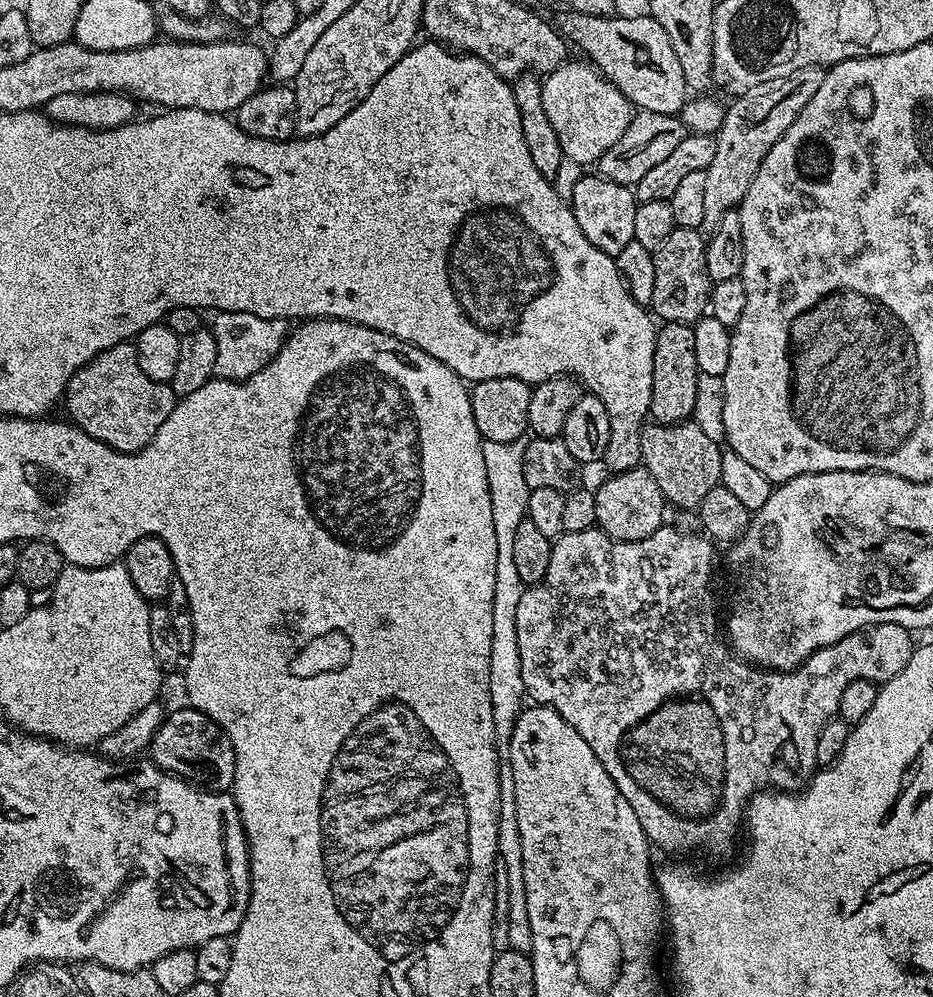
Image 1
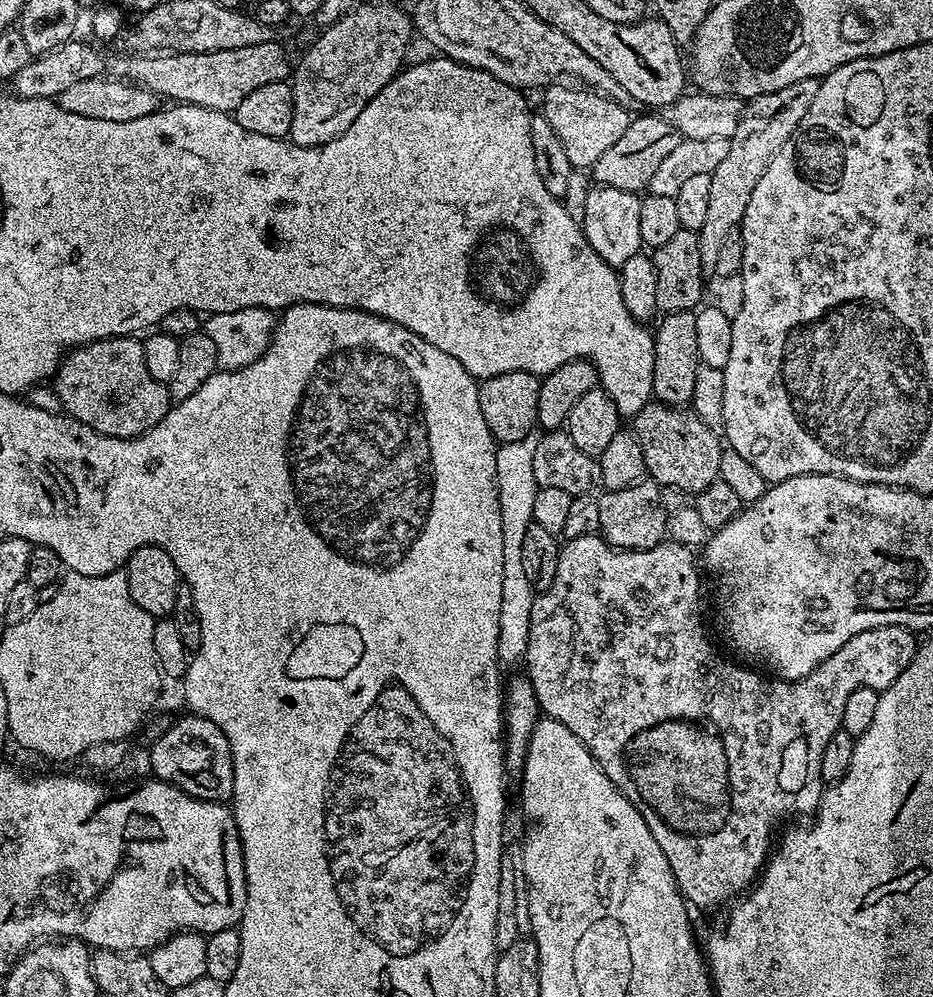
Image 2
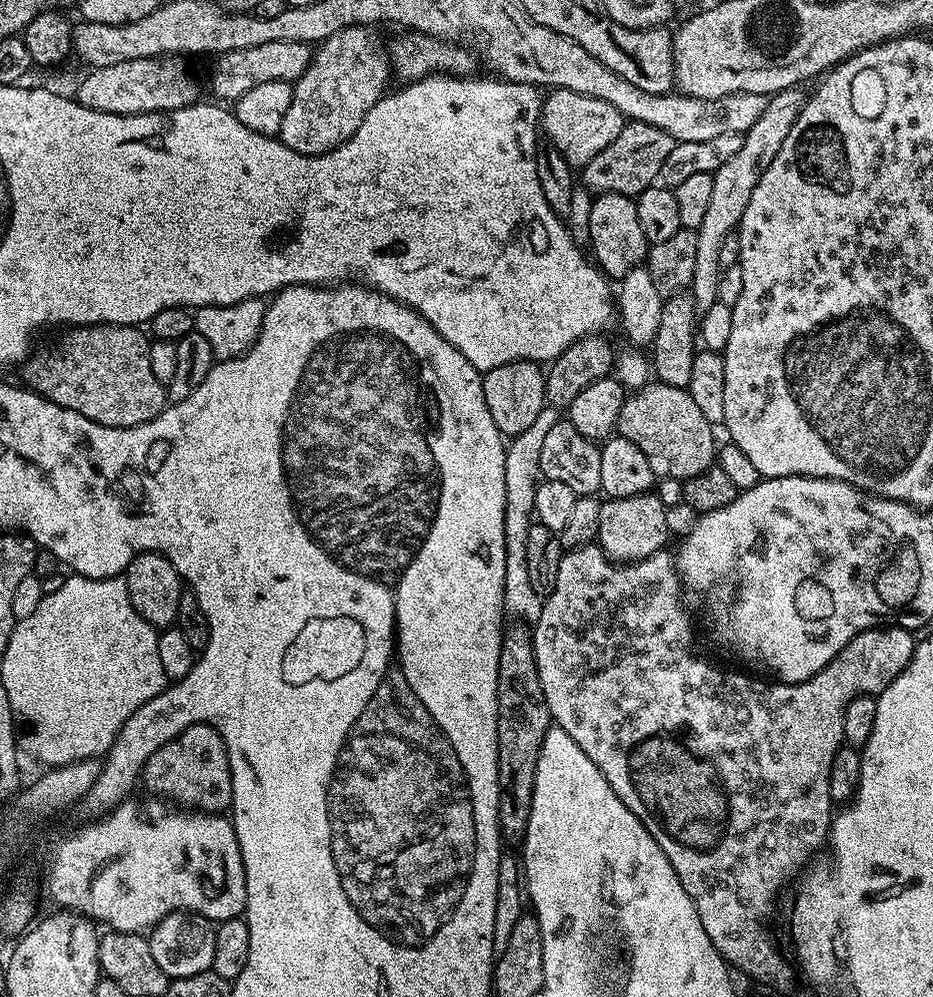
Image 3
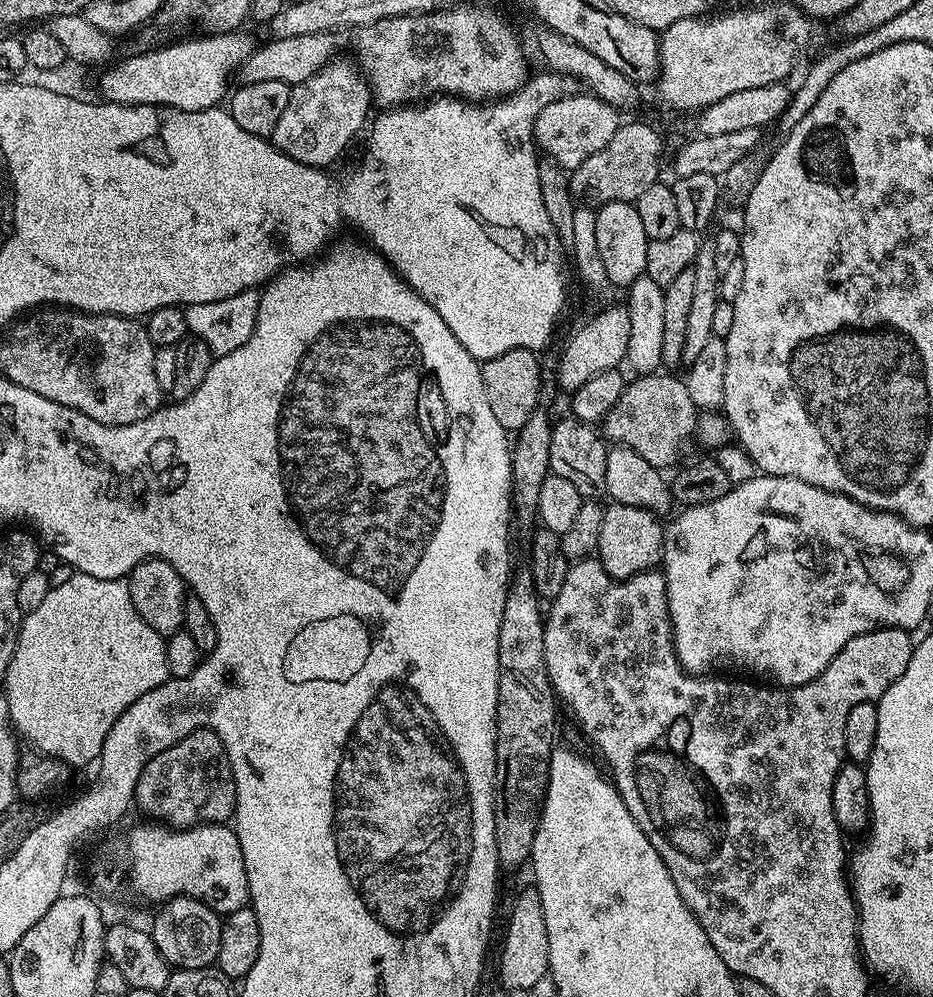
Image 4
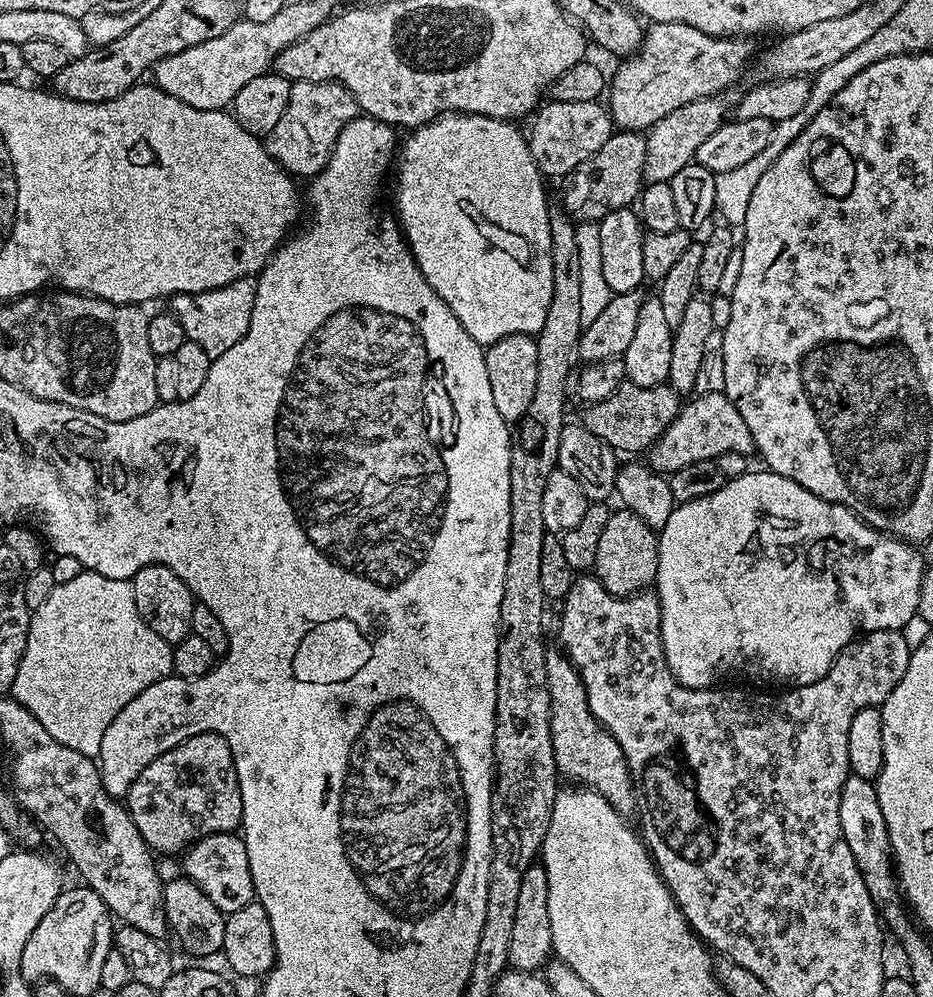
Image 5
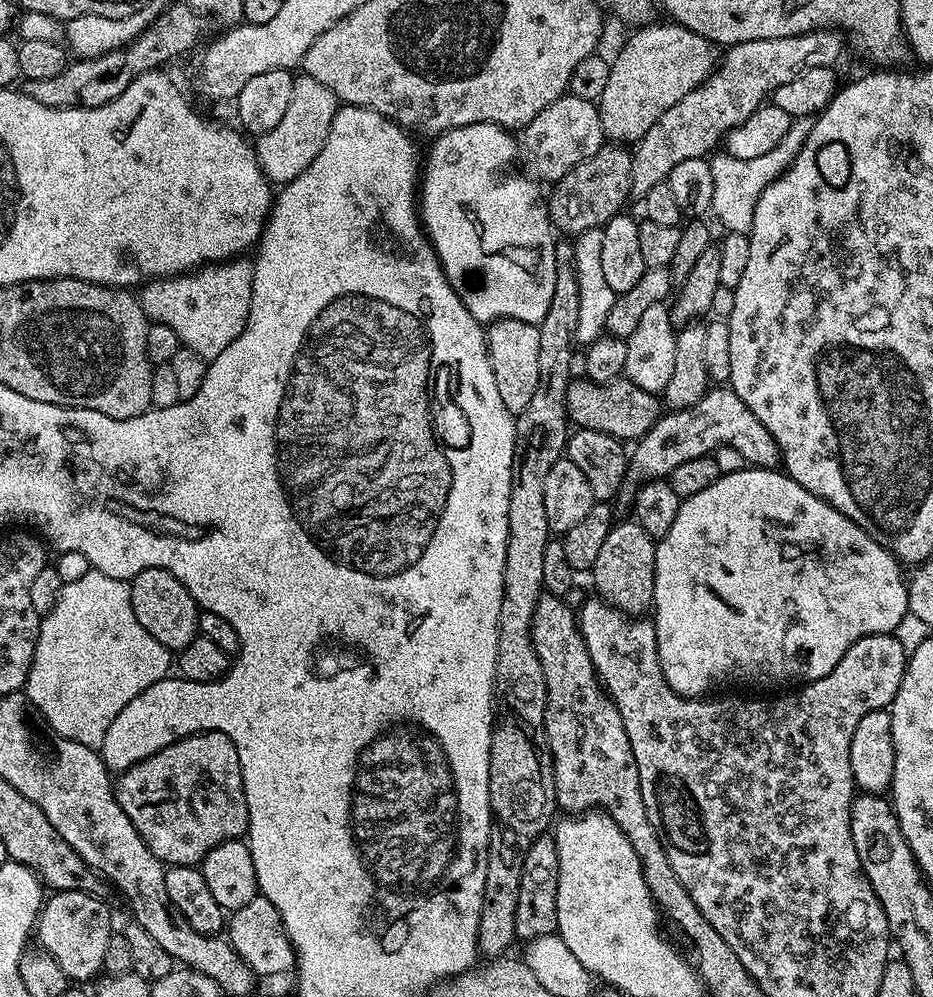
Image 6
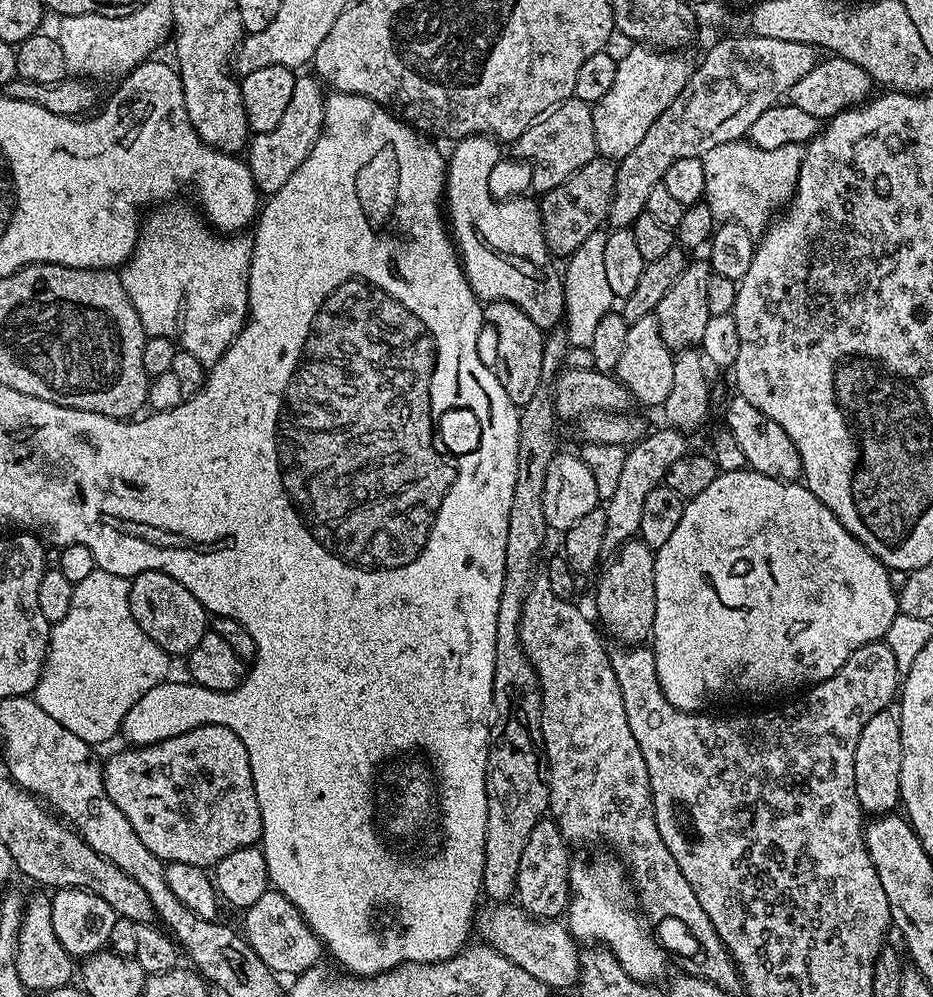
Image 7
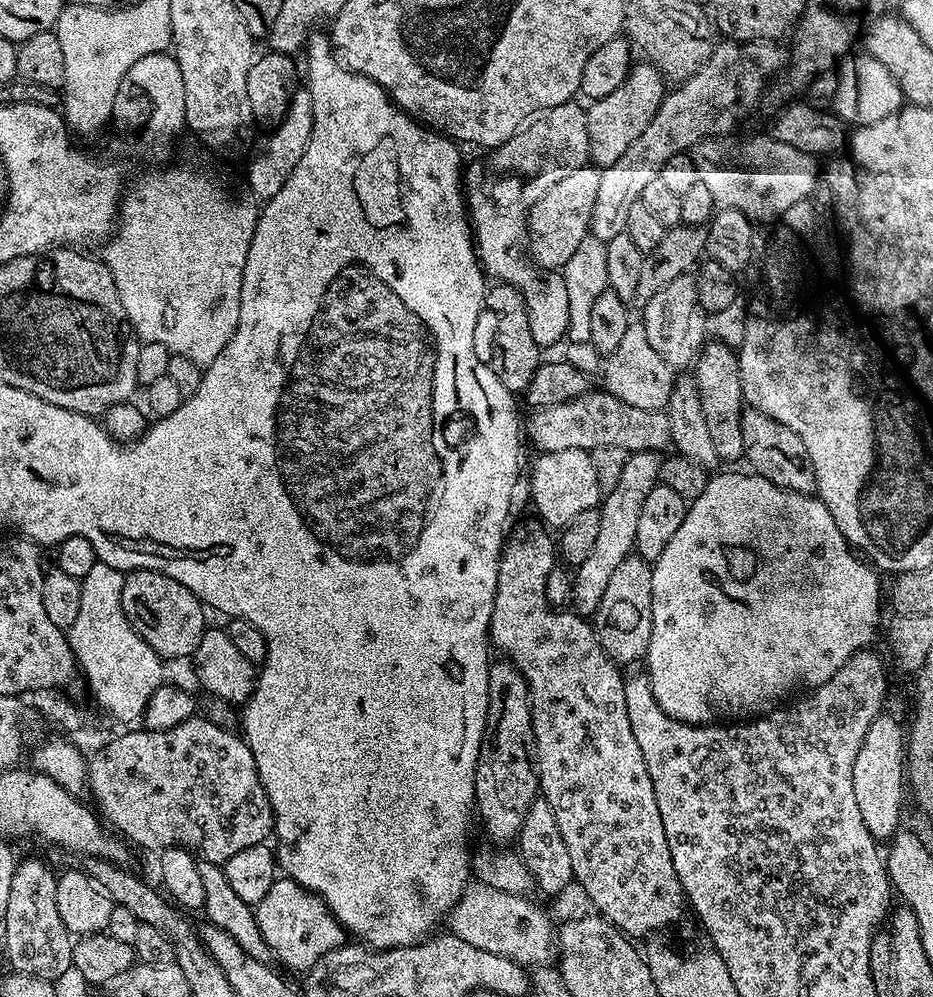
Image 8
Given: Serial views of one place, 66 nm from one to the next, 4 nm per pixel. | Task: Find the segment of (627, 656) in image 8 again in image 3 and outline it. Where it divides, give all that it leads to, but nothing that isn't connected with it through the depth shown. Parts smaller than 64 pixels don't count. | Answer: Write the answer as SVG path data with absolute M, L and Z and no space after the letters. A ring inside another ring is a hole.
M655 491L634 494L630 498L608 498L598 510L596 540L604 555L621 564L645 560L661 551L668 540L668 512Z

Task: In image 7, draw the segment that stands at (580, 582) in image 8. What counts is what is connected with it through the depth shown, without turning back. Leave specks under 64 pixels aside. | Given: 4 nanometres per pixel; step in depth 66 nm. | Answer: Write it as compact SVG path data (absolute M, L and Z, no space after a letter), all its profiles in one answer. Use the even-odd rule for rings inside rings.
M661 426L651 431L644 439L631 445L626 451L626 463L622 466L622 474L614 494L603 505L606 514L606 542L605 549L615 550L637 535L642 526L642 506L646 506L646 494L650 490L661 487L664 483L666 470L670 470L670 462L678 462L678 458L689 455L690 448L685 433L675 428Z

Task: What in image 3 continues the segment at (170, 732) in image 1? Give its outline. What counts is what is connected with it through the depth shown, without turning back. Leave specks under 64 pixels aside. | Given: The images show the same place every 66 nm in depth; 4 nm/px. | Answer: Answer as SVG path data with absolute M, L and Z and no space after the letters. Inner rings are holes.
M198 722L150 754L142 773L142 784L148 787L149 793L173 805L209 814L227 813L232 807L228 747L213 728Z

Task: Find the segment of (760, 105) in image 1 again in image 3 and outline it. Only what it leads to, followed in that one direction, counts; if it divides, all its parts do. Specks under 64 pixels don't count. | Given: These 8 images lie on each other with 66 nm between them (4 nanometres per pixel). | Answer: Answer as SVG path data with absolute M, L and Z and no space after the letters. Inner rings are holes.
M799 87L787 88L775 93L769 99L762 116L754 122L748 132L743 134L742 146L738 146L738 154L726 162L719 170L712 173L714 190L706 215L702 217L702 226L694 231L698 242L698 251L694 261L694 278L690 289L697 313L706 314L710 306L718 303L718 282L722 271L722 242L739 229L740 219L750 203L750 194L754 194L754 186L758 186L758 178L766 174L766 166L774 162L774 154L782 150L782 142L786 142L786 134L790 134L790 126L799 118L804 110L805 93L800 93Z

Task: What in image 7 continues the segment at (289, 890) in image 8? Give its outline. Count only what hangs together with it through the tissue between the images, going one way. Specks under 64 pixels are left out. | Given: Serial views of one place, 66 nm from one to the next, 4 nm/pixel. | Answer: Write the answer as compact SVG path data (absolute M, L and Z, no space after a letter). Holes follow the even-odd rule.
M270 890L262 894L254 906L243 909L242 916L244 939L273 974L285 972L288 978L295 978L321 959L320 939L312 933L312 928L305 922L301 912L282 893Z

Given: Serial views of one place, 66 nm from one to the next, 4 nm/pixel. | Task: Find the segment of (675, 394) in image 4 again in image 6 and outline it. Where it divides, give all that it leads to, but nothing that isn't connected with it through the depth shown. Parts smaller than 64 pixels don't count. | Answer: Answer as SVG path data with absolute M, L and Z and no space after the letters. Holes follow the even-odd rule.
M587 378L573 379L566 390L566 408L569 421L576 428L598 430L621 442L641 440L662 415L657 393L642 390L642 386L634 386L627 378L611 380L608 384L595 384Z

